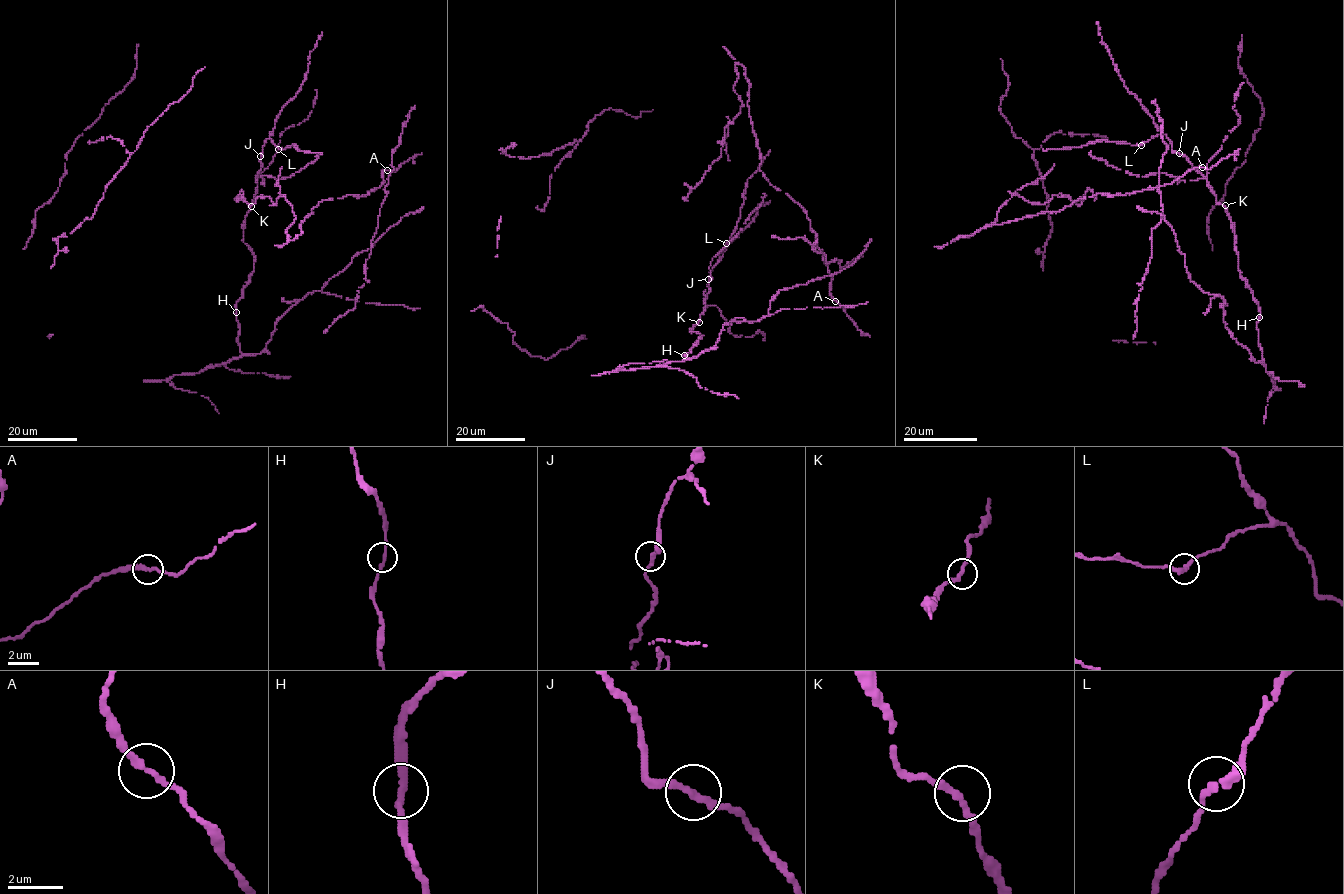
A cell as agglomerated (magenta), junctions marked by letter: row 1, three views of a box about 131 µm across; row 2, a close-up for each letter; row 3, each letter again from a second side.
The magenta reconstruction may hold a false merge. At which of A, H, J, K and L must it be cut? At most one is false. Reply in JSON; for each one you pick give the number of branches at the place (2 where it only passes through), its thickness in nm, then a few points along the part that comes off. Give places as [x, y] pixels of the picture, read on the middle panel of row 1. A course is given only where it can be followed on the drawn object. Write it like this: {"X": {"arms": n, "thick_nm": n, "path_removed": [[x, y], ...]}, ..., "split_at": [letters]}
{"split_at": []}

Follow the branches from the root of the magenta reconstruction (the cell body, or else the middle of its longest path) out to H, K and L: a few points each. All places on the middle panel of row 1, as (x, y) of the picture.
H: (821, 279), (780, 290), (766, 316), (750, 322), (726, 322), (713, 347), (691, 358), (684, 355)
K: (821, 279), (780, 290), (766, 316), (726, 322), (713, 347), (687, 358), (703, 336), (691, 332), (699, 322)
L: (821, 279), (780, 290), (766, 316), (726, 322), (713, 347), (687, 358), (703, 336), (691, 330), (727, 243)

